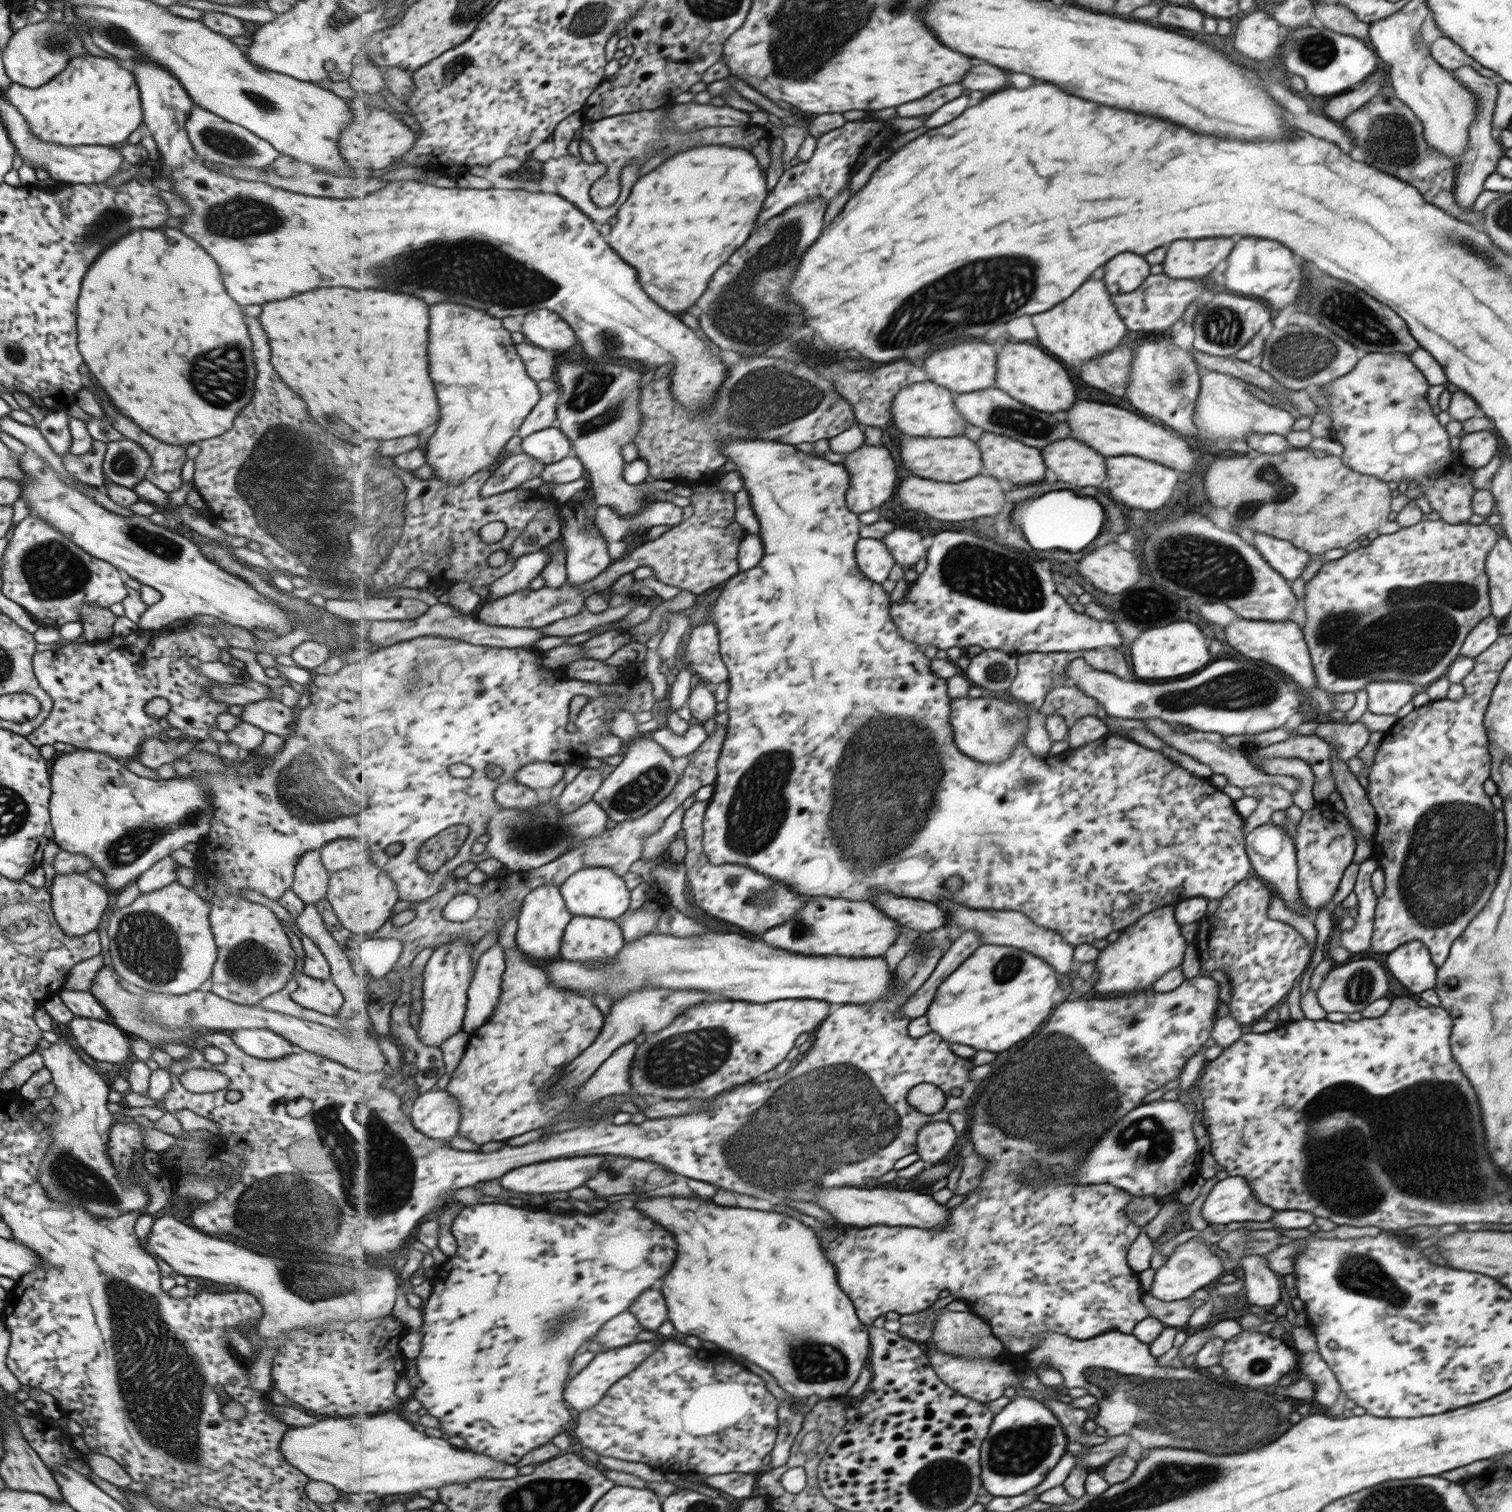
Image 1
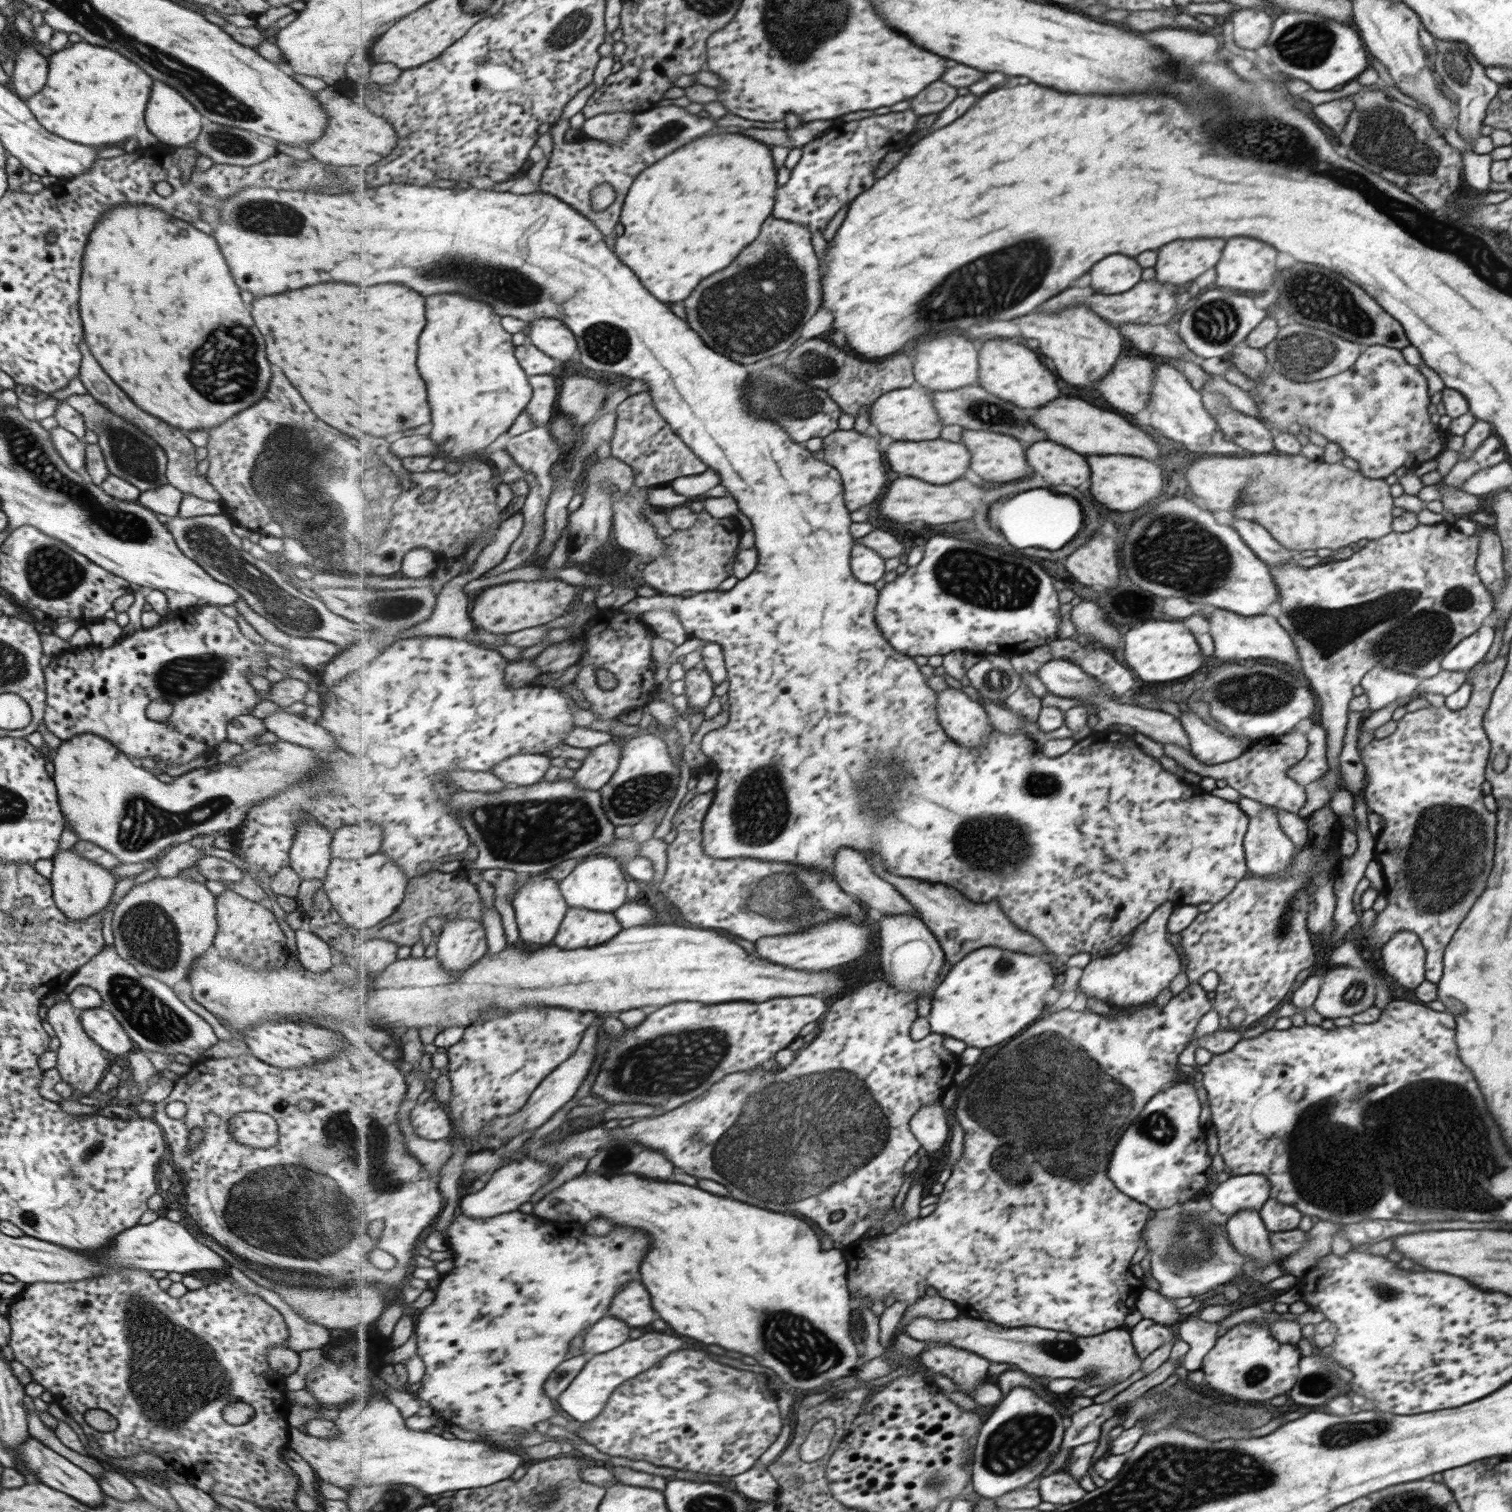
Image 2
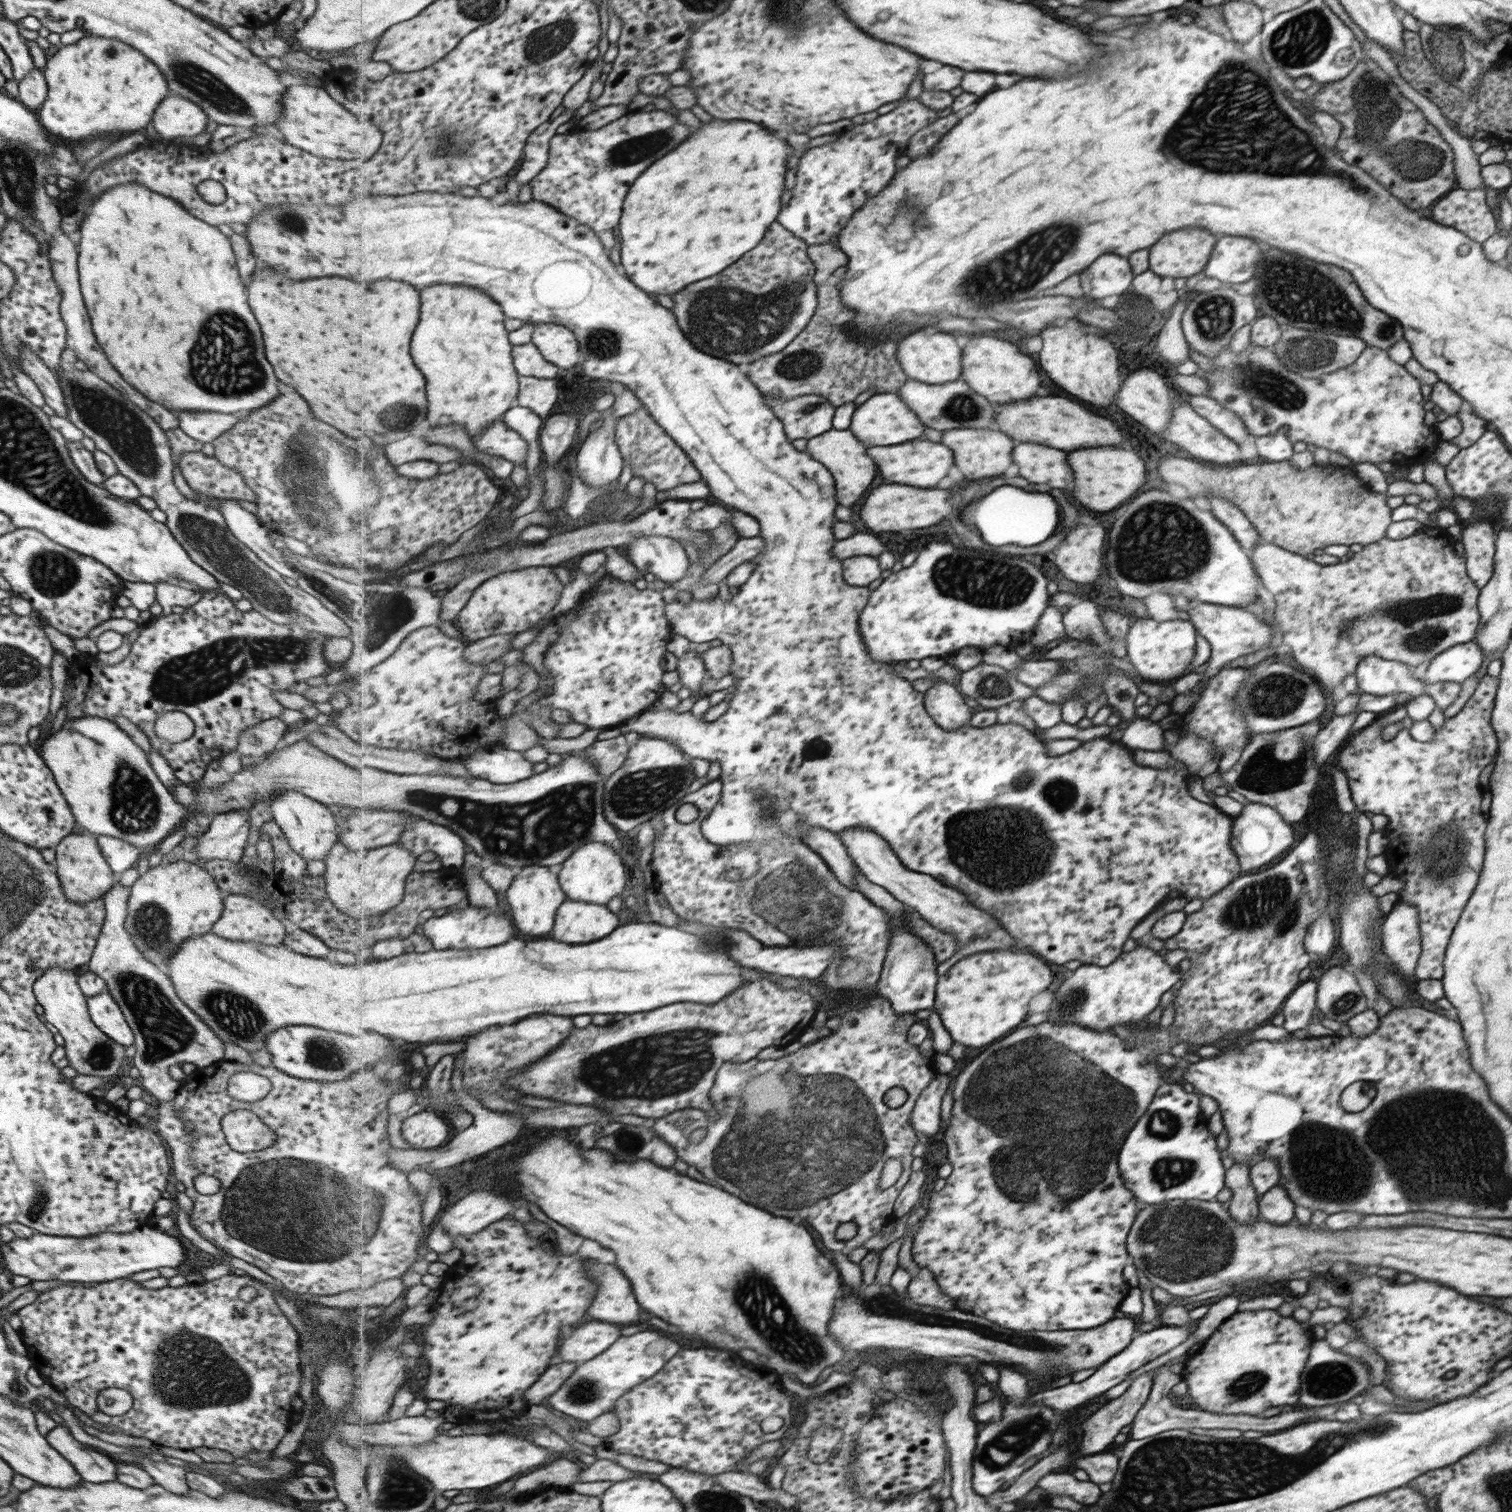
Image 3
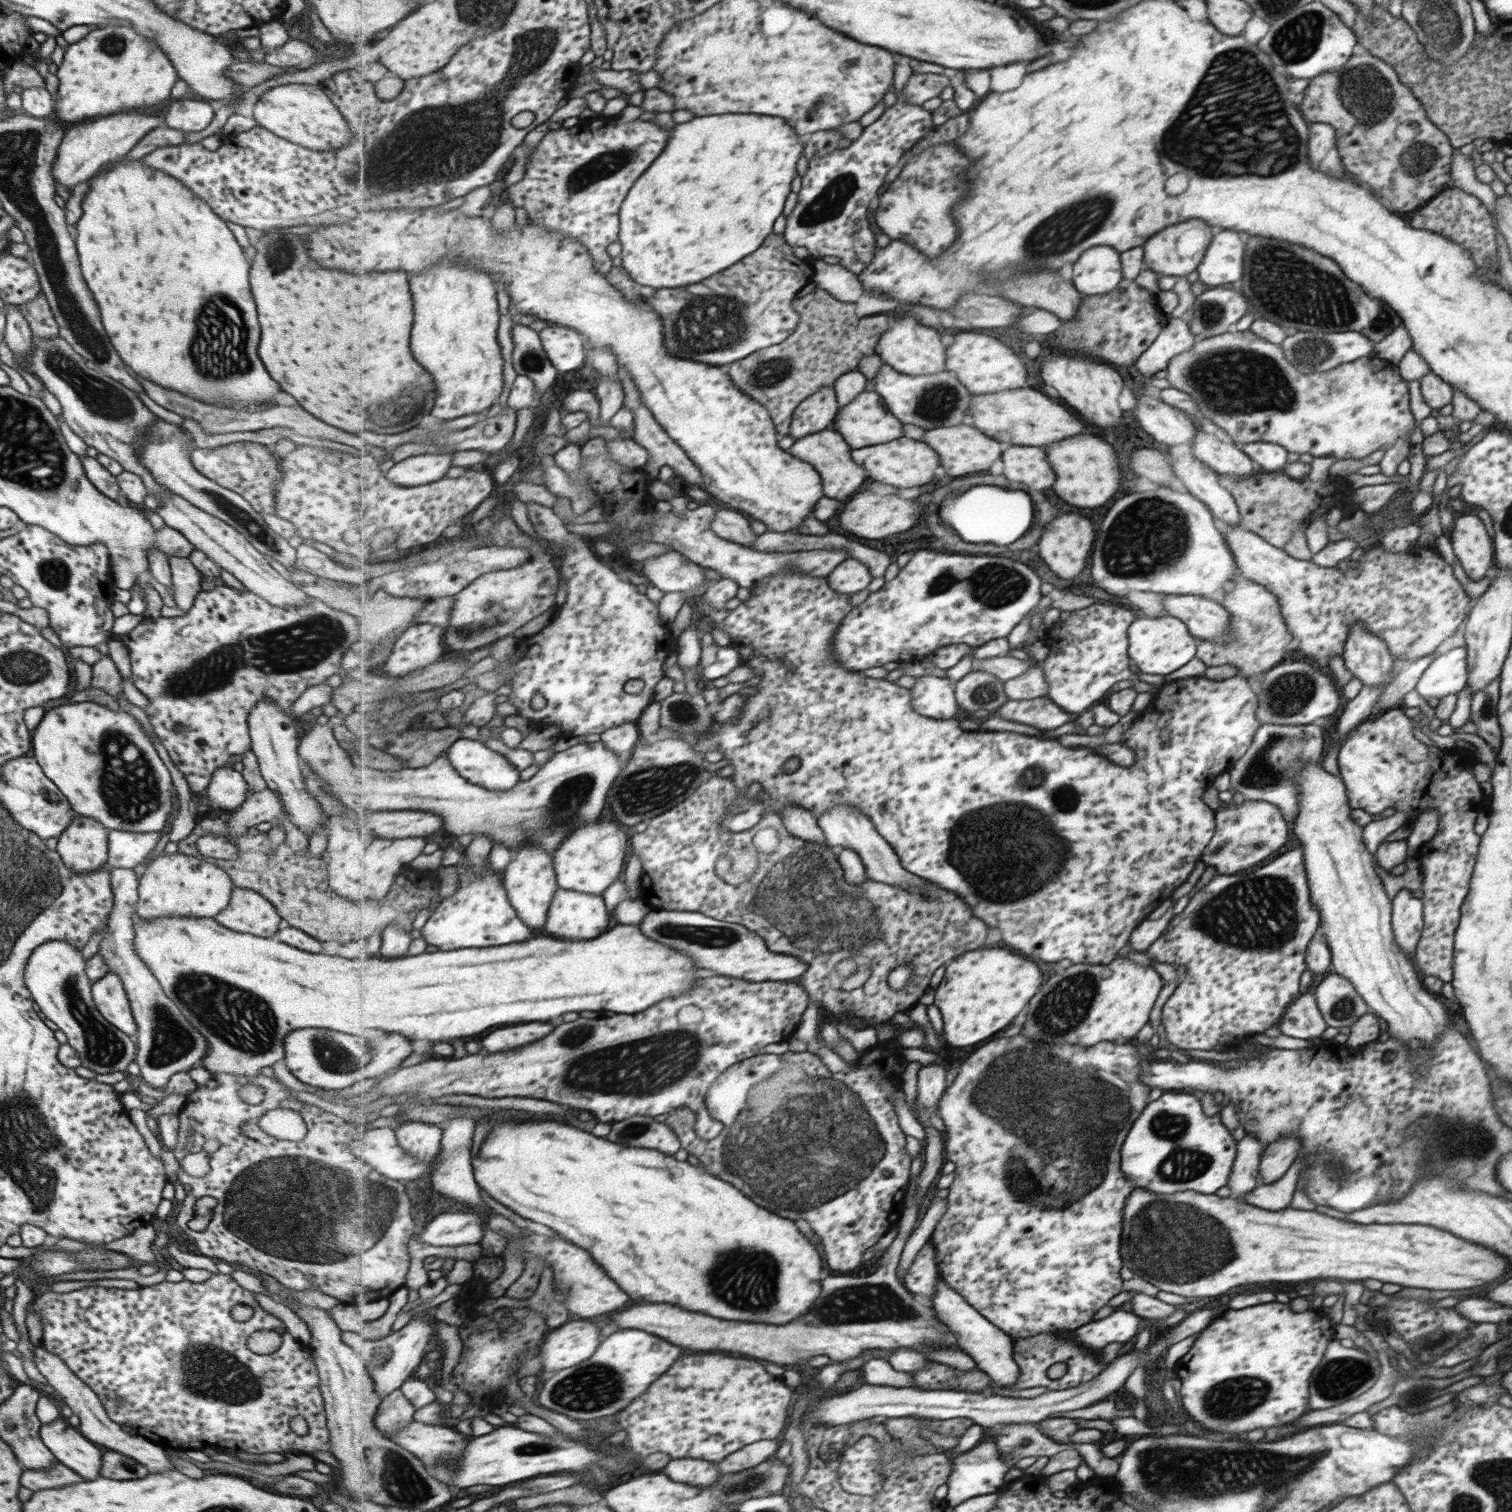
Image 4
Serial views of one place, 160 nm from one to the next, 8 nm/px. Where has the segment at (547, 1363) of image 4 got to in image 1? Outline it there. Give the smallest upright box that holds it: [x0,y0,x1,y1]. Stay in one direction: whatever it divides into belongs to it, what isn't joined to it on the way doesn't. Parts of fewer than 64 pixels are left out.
[597,1312,643,1350]

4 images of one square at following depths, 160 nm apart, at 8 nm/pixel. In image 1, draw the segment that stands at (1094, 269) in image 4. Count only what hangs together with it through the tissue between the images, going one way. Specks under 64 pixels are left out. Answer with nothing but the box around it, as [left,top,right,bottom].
[1103,252,1149,295]

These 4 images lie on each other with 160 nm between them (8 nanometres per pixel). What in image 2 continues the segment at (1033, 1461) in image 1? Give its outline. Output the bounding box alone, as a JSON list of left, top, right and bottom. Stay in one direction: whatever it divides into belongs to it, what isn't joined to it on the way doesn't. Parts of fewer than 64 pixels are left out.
[971,1386,1061,1500]

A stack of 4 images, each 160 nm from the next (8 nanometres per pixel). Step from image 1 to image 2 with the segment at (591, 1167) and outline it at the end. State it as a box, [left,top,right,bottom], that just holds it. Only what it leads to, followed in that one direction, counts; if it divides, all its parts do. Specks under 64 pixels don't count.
[458,1158,553,1218]

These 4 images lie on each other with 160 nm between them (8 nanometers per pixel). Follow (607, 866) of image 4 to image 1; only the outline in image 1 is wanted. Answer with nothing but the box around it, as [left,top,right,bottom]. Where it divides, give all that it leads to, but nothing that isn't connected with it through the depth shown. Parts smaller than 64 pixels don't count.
[560,867,631,920]

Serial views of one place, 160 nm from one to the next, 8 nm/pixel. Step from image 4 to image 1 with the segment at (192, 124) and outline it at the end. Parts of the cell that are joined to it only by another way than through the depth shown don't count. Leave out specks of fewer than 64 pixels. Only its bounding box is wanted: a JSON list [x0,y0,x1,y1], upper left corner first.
[133,61,729,412]

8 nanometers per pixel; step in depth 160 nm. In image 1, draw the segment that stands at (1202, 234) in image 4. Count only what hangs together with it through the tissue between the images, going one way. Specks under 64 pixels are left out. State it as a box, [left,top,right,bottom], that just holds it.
[1162,236,1237,279]

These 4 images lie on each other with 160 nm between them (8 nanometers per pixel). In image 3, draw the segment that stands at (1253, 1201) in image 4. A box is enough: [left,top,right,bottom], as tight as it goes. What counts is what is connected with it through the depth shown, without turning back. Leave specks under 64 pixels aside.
[1257,1185,1295,1224]

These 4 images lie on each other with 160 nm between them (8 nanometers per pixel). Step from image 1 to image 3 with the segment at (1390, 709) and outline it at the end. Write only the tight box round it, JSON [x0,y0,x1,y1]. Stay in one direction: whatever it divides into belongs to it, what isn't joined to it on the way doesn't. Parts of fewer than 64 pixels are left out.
[1355,655,1424,697]

